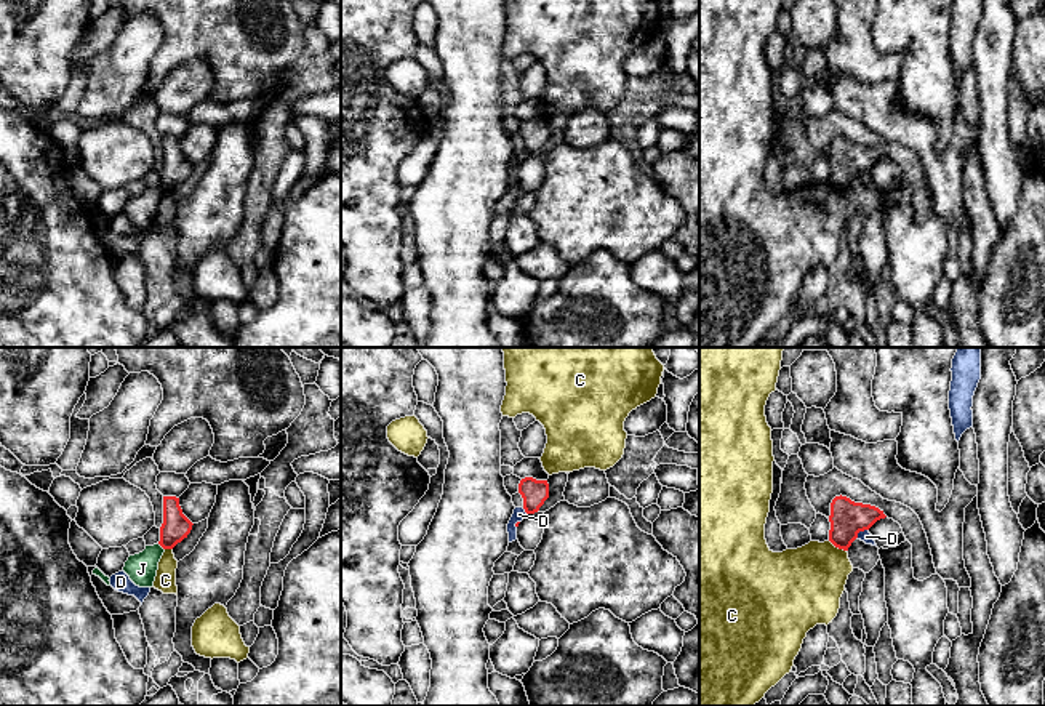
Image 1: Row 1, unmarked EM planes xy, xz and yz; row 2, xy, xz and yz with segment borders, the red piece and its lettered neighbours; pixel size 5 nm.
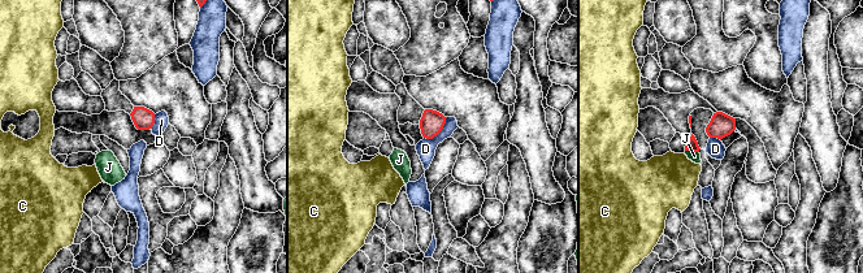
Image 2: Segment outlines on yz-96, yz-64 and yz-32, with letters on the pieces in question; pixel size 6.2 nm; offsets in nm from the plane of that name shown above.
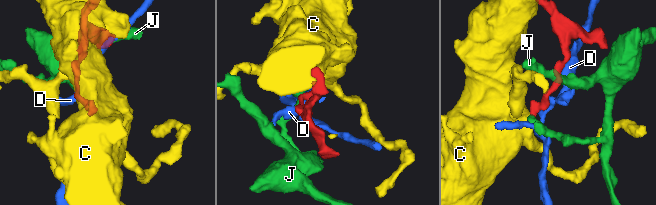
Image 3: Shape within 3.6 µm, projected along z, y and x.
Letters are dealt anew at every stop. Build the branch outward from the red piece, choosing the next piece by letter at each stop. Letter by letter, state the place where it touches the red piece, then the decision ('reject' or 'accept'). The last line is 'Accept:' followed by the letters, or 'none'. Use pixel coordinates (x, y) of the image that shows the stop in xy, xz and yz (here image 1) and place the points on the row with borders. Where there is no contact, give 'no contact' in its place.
C: contact yz (837, 546); reject
D: contact yz (861, 530); reject
J: contact xy (160, 545); reject
Accept: none

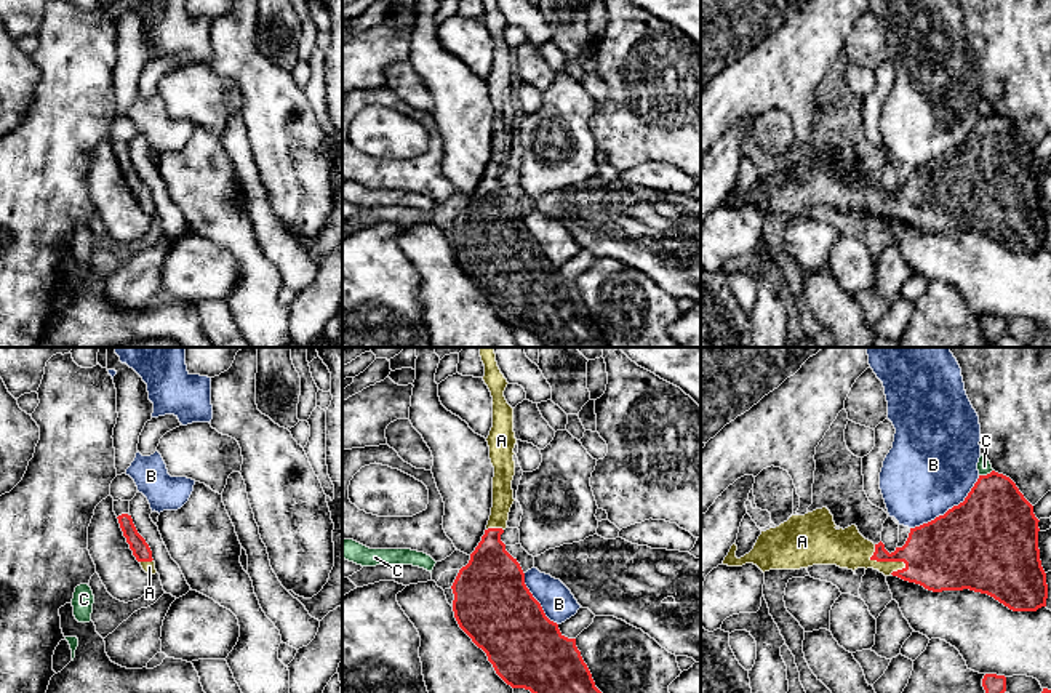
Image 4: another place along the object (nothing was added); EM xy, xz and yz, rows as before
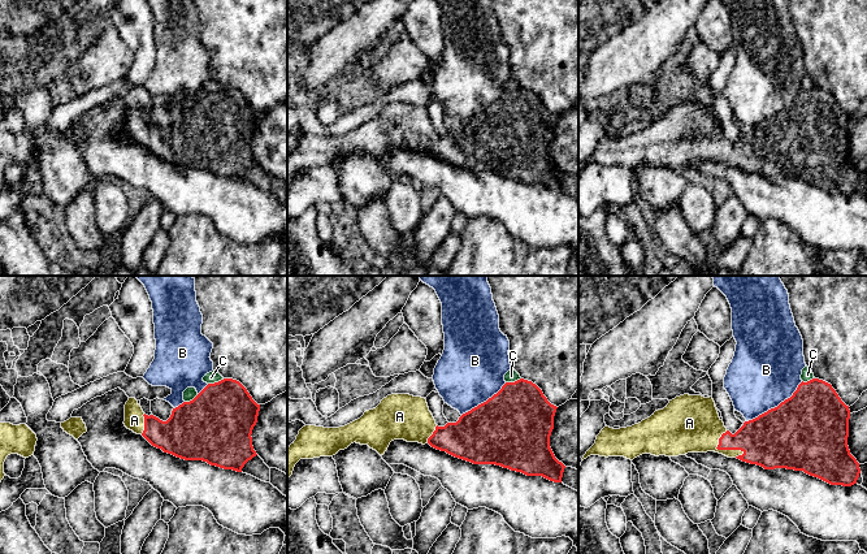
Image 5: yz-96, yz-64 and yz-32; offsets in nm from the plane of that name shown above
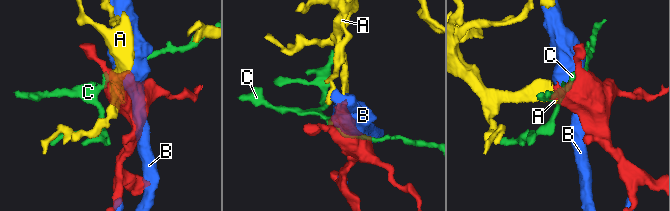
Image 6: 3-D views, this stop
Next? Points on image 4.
A: contact yz (883, 560); accept
B: contact yz (949, 509); reject
C: contact yz (987, 474); reject
Accept: A

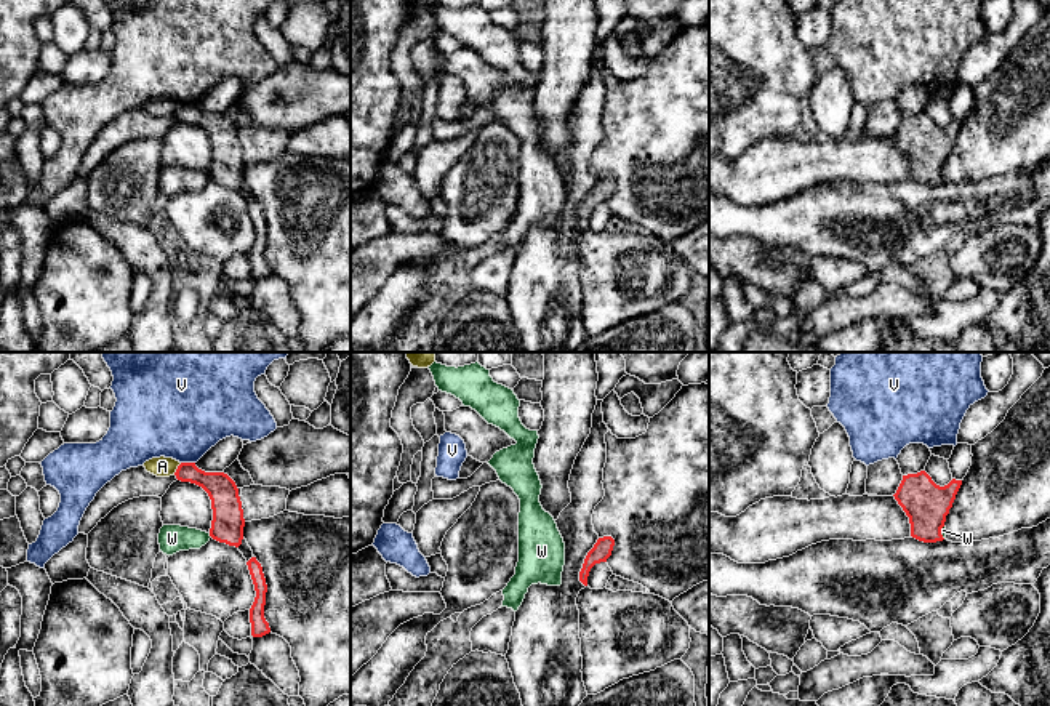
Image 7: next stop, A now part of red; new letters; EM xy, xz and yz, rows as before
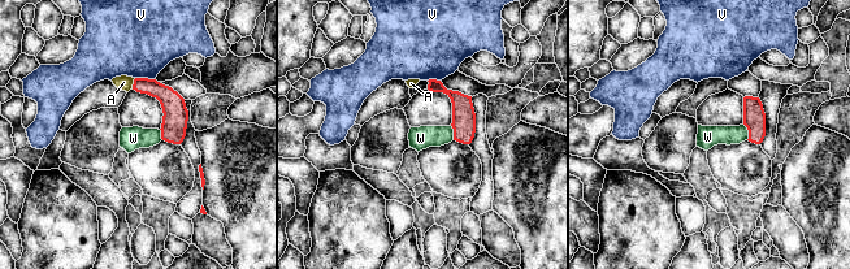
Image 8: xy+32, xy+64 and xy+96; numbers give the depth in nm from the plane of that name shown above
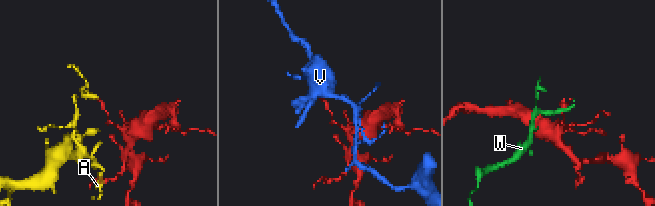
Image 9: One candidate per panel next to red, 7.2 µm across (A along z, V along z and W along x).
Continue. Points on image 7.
A: contact xy (176, 469); reject
V: contact xy (188, 463); reject
W: contact xy (210, 535); reject
Accept: none

